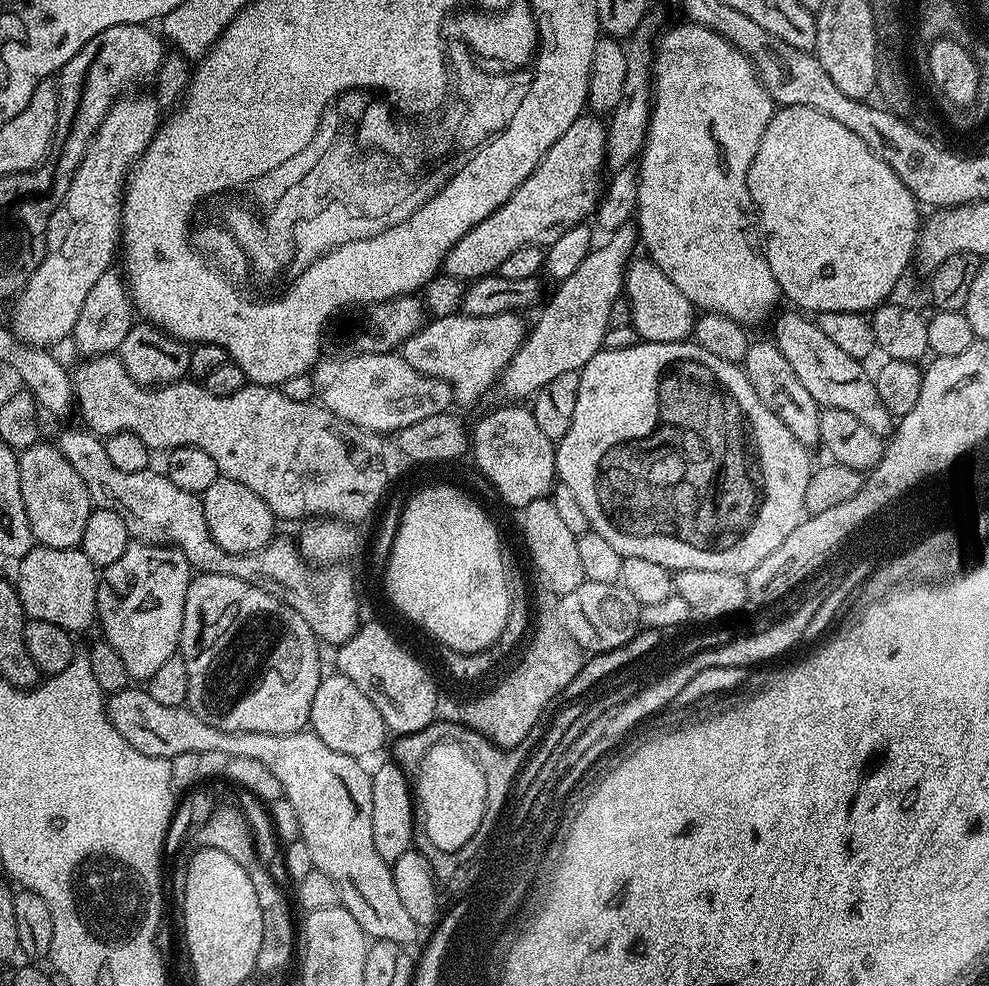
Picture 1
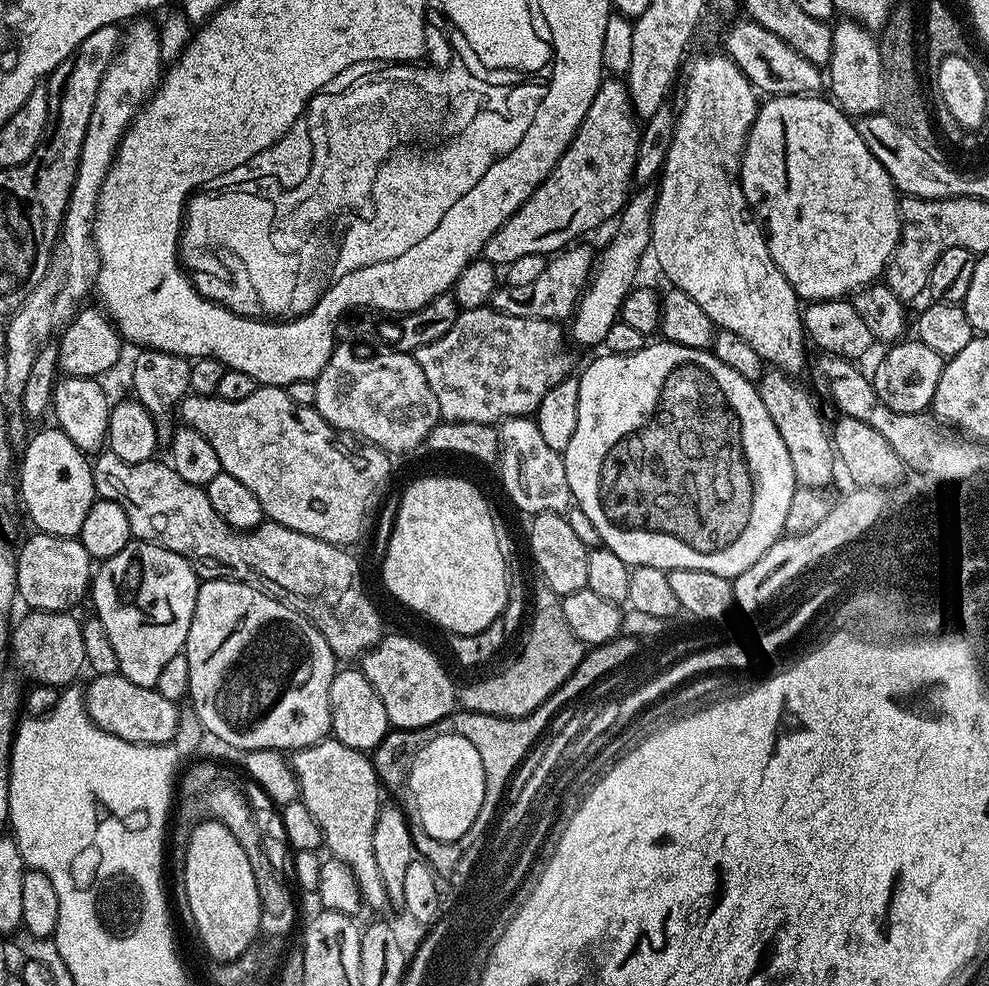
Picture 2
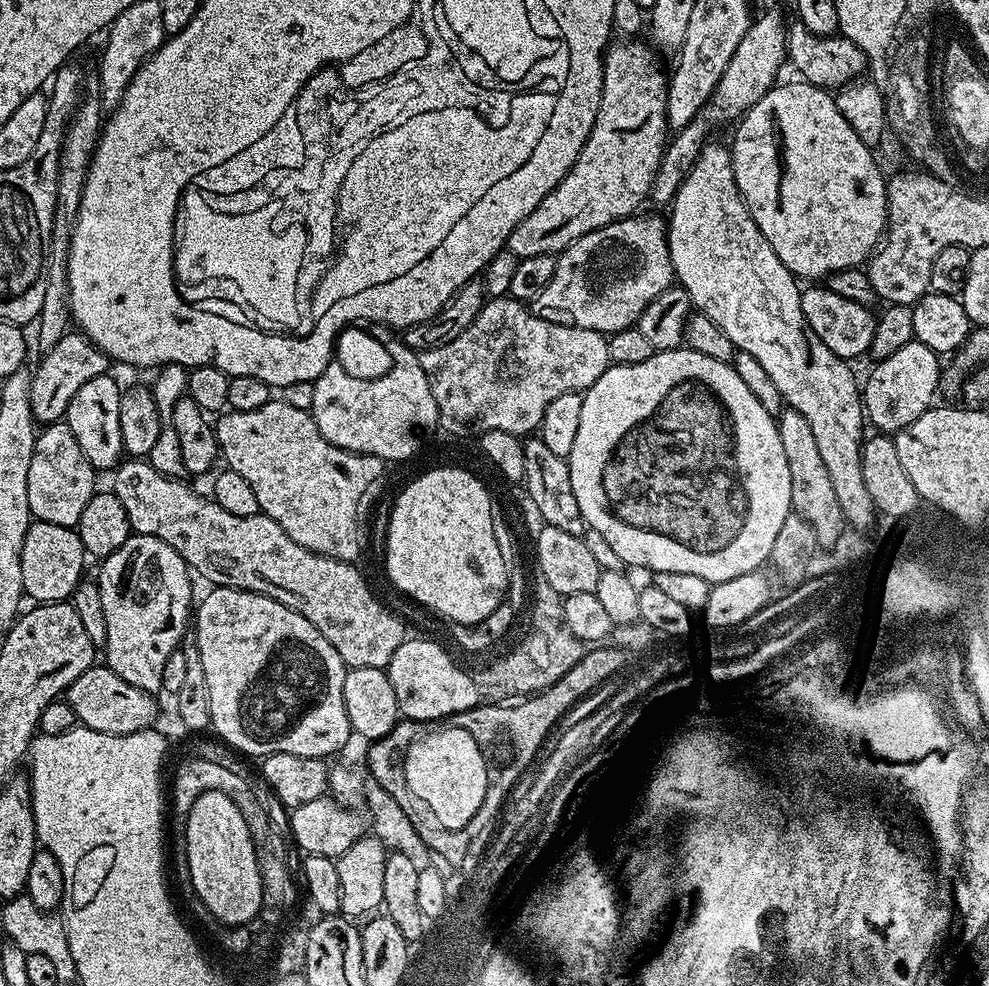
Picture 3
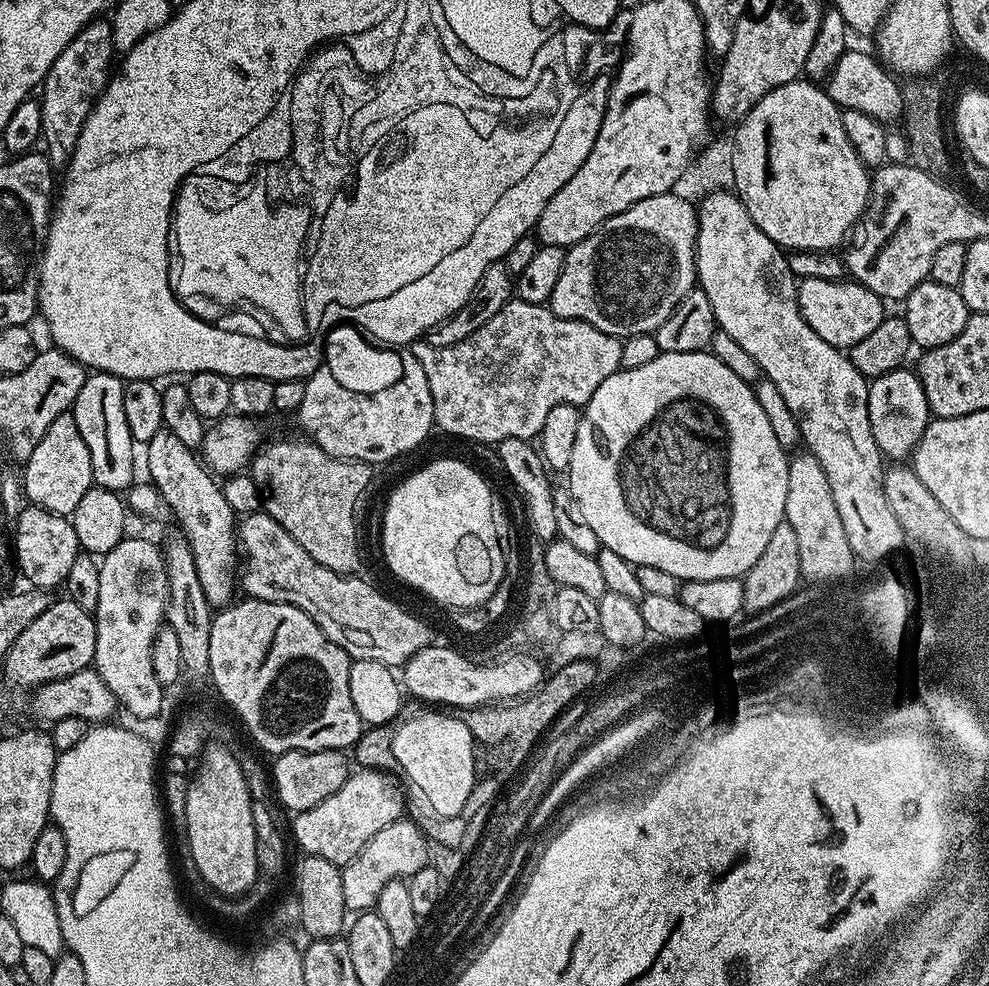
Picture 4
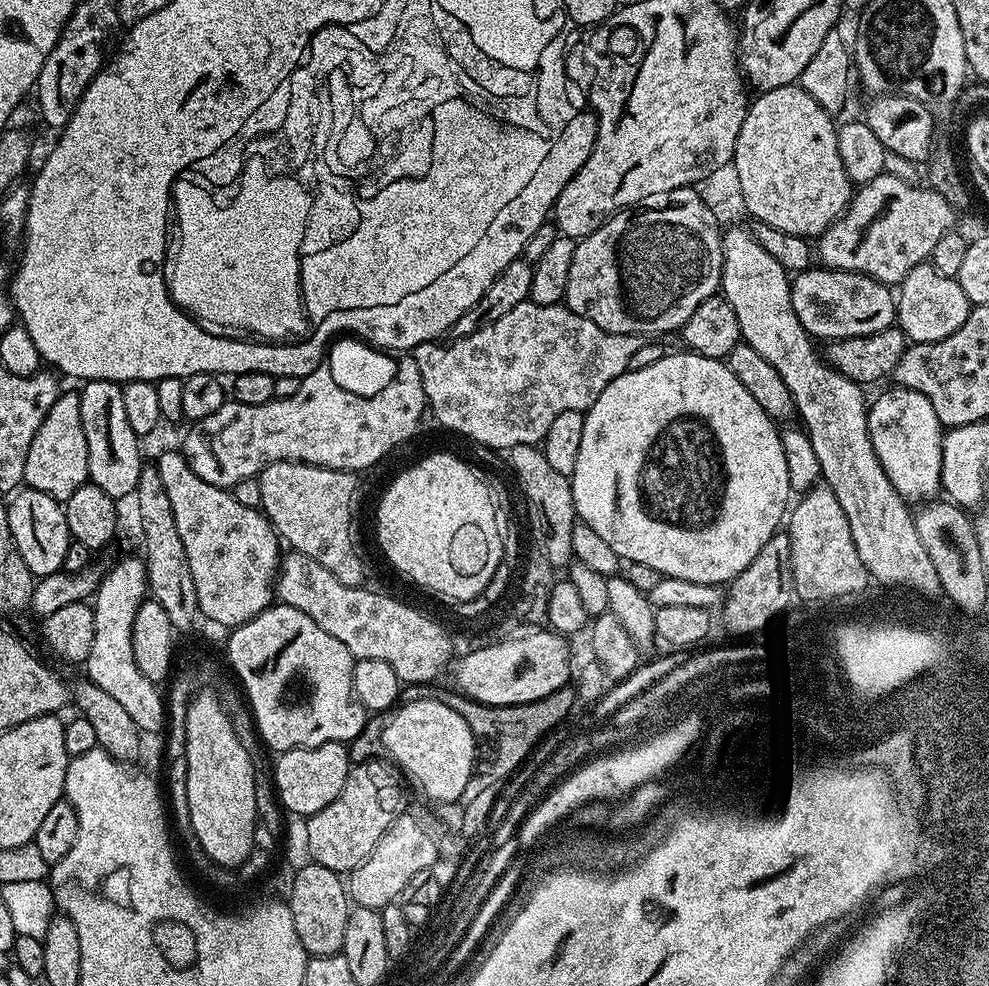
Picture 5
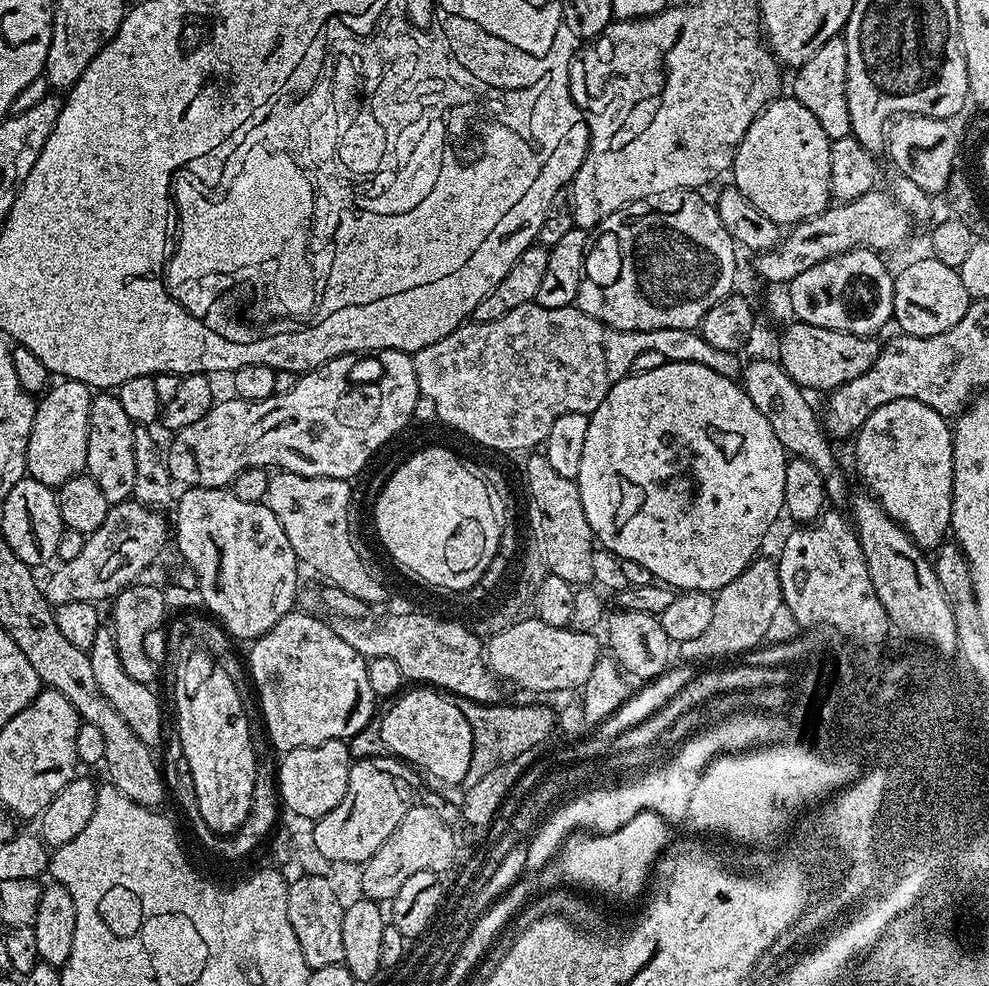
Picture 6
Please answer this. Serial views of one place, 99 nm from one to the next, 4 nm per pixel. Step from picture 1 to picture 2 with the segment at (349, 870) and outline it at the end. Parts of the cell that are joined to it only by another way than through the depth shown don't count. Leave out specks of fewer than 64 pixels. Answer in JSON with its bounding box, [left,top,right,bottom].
[83,674,388,908]

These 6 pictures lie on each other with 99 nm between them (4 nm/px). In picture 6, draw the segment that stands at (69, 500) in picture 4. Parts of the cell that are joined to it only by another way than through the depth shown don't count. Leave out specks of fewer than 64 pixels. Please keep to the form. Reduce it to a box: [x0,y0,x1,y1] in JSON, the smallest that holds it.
[26,378,93,490]

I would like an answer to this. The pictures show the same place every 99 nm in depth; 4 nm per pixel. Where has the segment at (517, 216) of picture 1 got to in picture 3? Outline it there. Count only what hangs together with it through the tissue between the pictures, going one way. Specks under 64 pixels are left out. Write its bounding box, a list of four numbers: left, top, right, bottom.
[506,42,670,260]

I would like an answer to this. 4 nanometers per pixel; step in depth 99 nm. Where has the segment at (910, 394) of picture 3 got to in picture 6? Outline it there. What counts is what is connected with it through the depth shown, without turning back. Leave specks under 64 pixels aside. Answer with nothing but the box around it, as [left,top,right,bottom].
[854,400,952,550]

